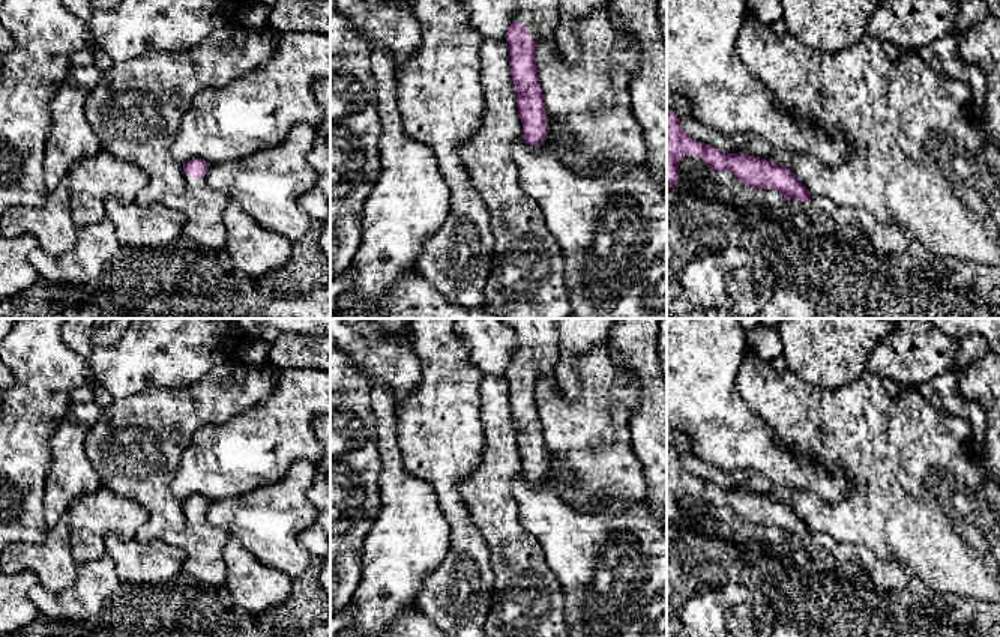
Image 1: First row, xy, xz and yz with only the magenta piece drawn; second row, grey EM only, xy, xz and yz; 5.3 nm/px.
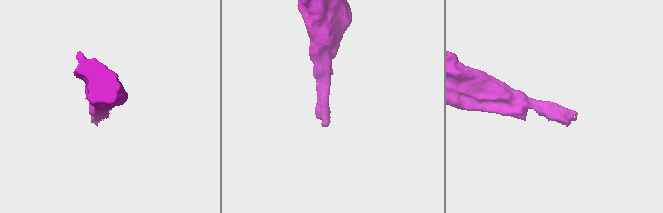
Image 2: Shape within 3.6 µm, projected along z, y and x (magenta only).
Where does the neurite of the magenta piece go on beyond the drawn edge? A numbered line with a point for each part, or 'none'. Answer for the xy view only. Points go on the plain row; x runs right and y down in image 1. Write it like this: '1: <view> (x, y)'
1: xy (203, 555)

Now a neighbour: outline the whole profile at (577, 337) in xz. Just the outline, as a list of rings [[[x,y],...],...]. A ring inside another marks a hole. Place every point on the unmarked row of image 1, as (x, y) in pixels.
[[[554,318],[559,334],[559,361],[554,368],[556,383],[566,398],[580,394],[578,358],[596,347],[611,346],[613,326],[619,318]]]

